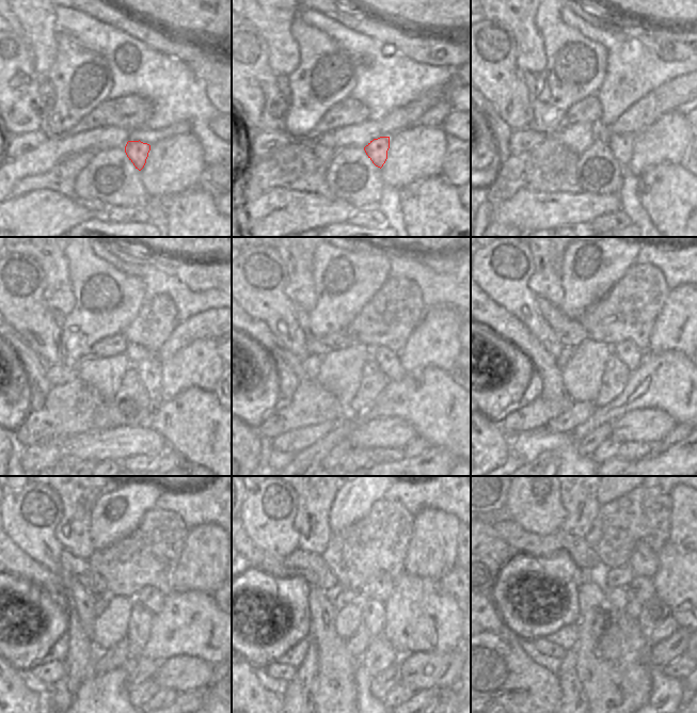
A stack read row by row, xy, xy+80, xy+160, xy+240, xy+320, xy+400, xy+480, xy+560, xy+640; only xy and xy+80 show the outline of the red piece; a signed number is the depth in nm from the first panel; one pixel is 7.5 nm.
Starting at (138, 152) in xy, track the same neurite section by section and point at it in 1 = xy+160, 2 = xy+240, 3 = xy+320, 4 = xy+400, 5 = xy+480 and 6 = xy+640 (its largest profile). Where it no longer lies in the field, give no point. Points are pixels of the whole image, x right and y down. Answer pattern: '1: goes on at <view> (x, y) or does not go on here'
1: goes on at xy+160 (621, 145)
2: goes on at xy+240 (148, 369)
3: goes on at xy+320 (389, 362)
4: goes on at xy+400 (627, 351)
5: goes on at xy+480 (149, 595)
6: goes on at xy+640 (643, 561)

